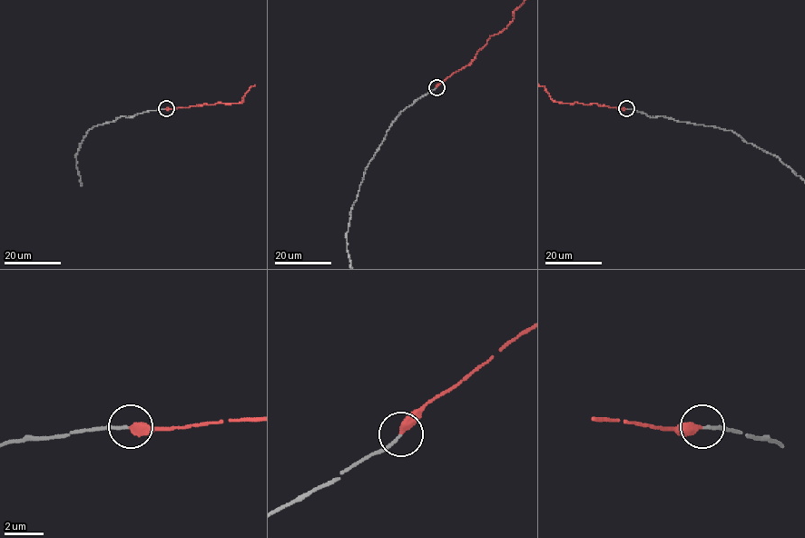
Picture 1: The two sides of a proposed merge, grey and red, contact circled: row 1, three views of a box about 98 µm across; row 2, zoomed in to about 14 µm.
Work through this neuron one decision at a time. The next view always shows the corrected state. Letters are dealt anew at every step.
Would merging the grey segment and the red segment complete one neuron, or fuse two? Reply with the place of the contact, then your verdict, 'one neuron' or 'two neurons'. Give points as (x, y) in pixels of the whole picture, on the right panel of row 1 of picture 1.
place (626, 108); one neuron

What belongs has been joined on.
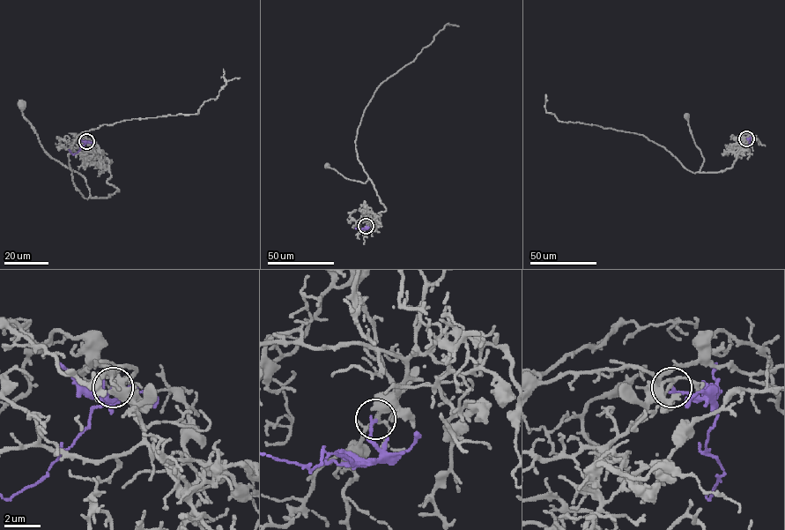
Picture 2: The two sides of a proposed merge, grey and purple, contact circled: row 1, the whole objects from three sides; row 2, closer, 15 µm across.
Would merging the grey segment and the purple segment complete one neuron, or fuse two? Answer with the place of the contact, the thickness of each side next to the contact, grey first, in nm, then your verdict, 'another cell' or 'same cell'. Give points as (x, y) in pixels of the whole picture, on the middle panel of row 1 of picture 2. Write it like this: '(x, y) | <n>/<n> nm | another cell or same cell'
(366, 226) | 320/180 nm | same cell

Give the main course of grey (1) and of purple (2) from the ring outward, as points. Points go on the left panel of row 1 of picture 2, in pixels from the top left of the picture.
1: (86, 141), (110, 173), (107, 182), (119, 190), (109, 196), (92, 197), (82, 175), (45, 152), (21, 104)
2: (86, 141), (73, 154), (69, 150)

